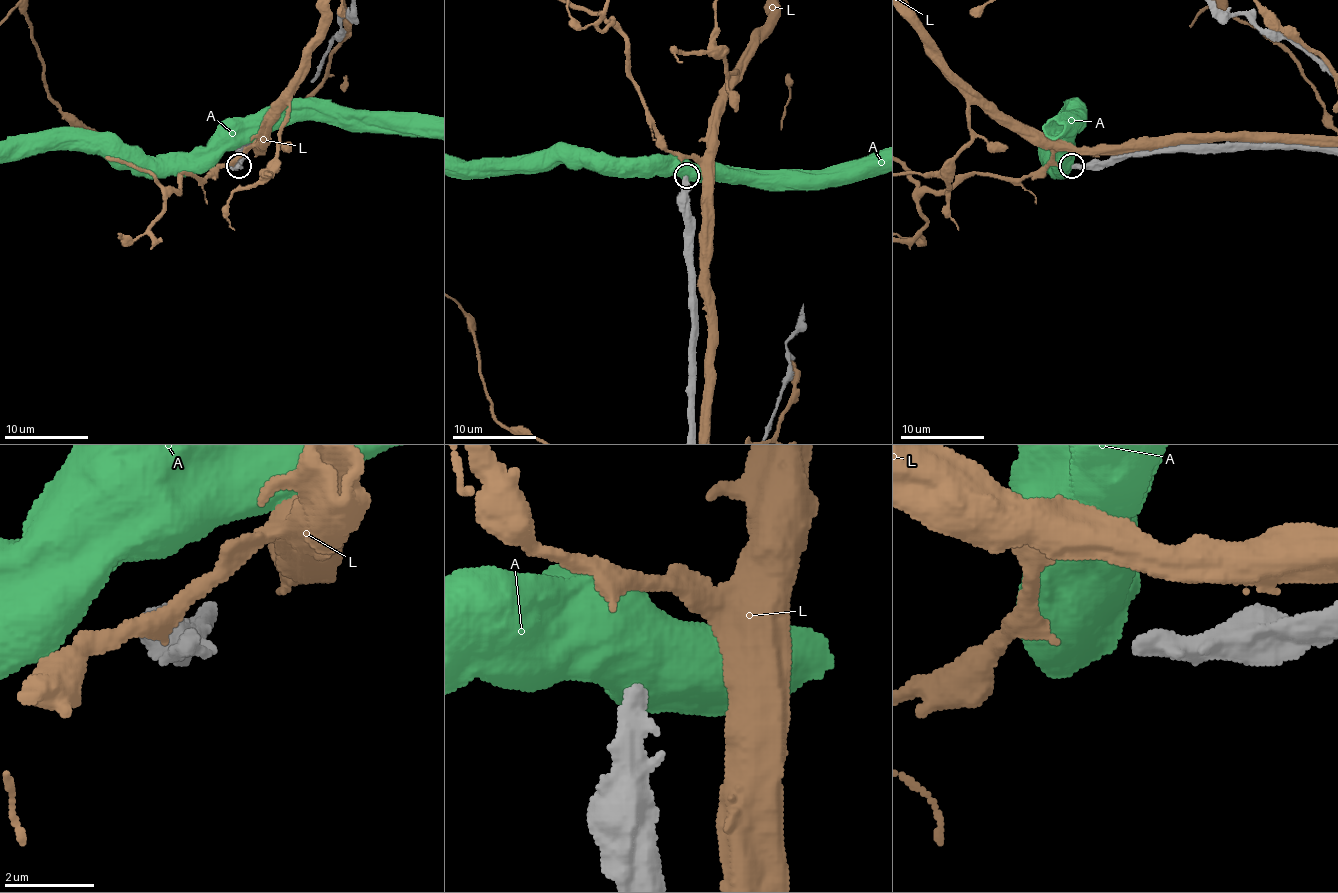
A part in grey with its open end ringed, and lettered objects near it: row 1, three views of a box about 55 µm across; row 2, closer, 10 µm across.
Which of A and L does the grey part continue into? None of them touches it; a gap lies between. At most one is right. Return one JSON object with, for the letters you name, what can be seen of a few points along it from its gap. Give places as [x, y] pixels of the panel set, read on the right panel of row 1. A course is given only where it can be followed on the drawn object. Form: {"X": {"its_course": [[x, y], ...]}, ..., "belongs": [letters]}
{"belongs": []}

